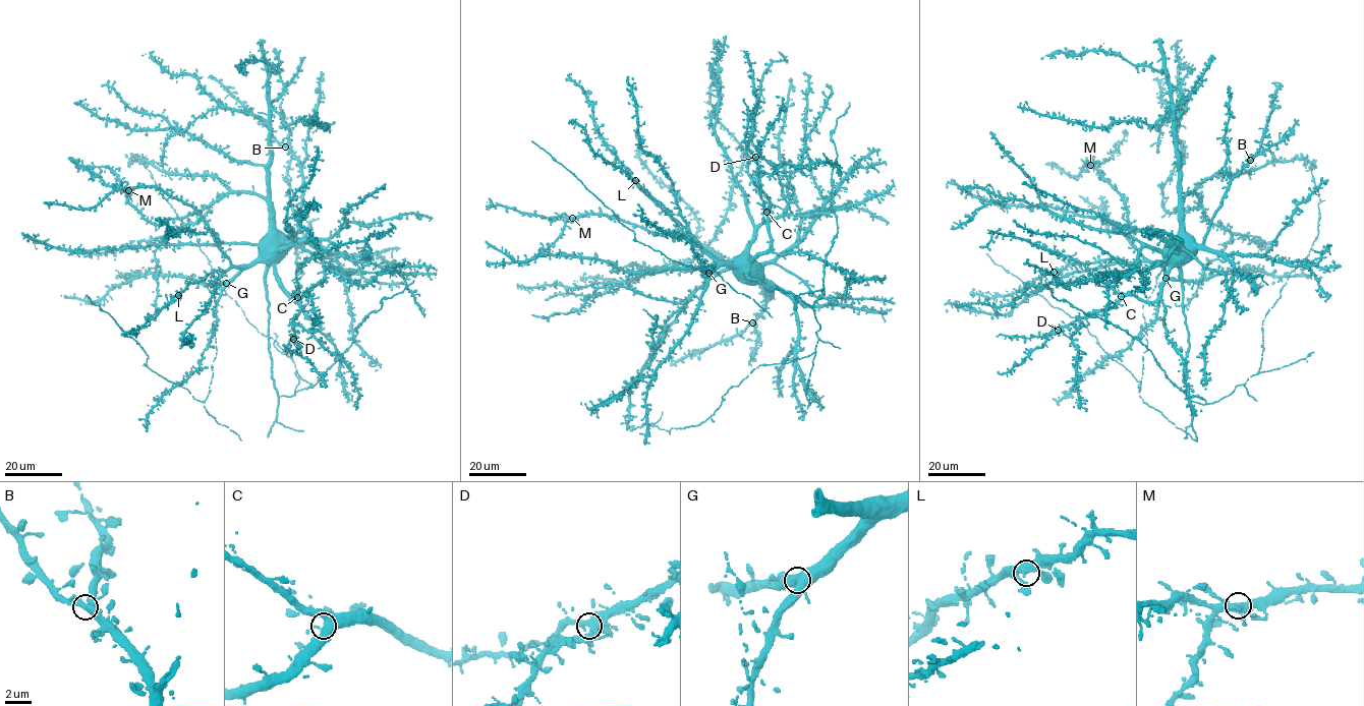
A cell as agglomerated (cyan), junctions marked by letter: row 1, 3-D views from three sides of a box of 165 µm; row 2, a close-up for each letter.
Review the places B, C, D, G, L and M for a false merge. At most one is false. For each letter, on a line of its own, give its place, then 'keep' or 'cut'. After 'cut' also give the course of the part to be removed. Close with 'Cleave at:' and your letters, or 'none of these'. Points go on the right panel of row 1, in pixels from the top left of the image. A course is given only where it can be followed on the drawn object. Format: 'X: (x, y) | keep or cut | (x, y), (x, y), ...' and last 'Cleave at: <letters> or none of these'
B: (1250, 160) | keep
C: (1121, 296) | keep
D: (1058, 330) | keep
G: (1166, 278) | keep
L: (1054, 272) | keep
M: (1090, 165) | keep
Cleave at: none of these

